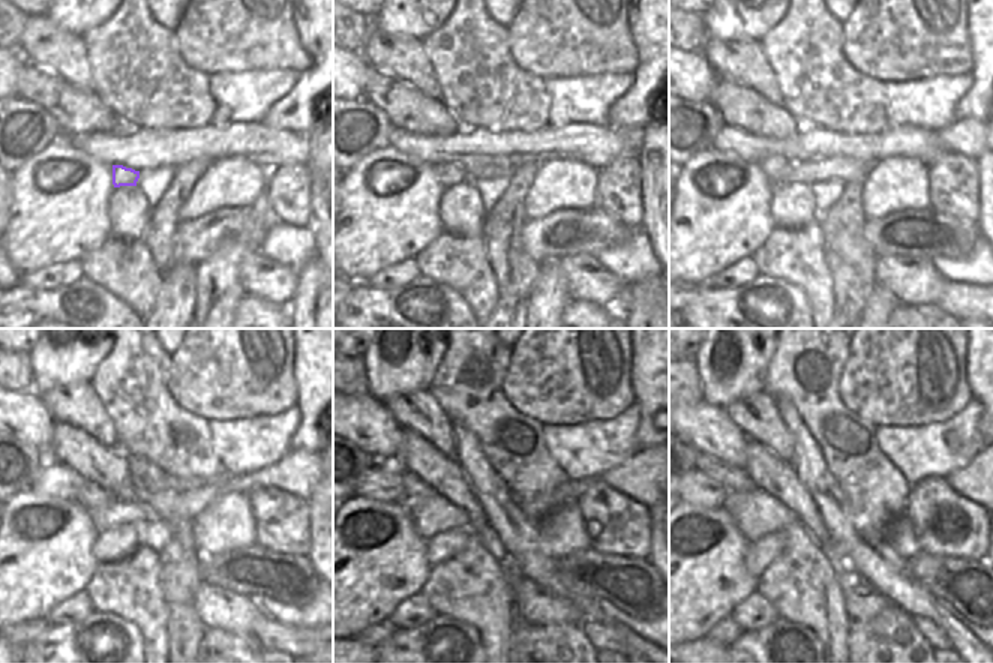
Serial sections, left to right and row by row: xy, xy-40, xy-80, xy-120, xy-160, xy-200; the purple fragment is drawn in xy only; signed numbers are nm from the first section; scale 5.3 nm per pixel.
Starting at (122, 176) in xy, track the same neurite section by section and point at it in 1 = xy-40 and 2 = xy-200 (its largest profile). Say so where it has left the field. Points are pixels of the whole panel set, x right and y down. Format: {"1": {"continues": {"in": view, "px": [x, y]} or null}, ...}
{"1": {"continues": {"in": "xy-40", "px": [449, 174]}}, "2": {"continues": {"in": "xy-200", "px": [735, 479]}}}

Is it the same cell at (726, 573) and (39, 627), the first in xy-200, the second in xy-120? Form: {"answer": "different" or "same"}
{"answer": "different"}

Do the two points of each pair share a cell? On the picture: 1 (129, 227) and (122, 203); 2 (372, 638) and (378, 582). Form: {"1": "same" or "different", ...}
{"1": "same", "2": "different"}

